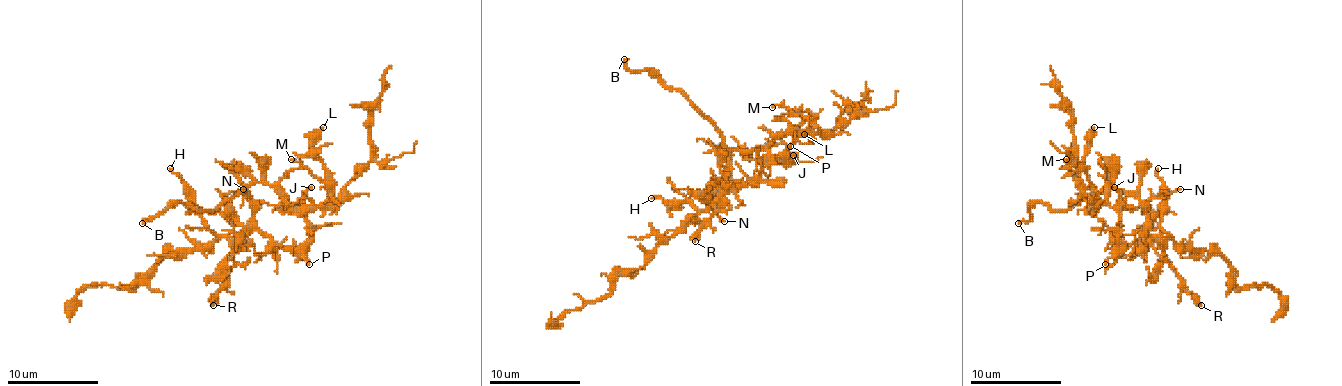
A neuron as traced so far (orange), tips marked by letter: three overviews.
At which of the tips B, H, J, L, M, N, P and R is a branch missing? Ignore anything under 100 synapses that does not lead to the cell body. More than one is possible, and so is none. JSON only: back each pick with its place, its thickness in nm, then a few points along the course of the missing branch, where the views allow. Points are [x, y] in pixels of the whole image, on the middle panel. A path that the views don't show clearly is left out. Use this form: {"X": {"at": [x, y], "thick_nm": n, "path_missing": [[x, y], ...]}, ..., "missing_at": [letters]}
{"B": {"at": [624, 59], "thick_nm": 300}, "missing_at": ["B"]}

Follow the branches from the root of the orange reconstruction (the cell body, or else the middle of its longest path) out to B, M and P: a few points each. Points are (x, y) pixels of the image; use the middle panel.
B: (733, 182), (722, 132), (681, 91), (667, 89), (647, 70), (631, 70), (624, 59)
M: (733, 182), (729, 164), (731, 150), (763, 150), (779, 136), (806, 134), (813, 127), (788, 107), (772, 107)
P: (733, 182), (729, 164), (731, 150), (765, 148), (781, 159), (793, 159), (786, 155), (790, 146)

